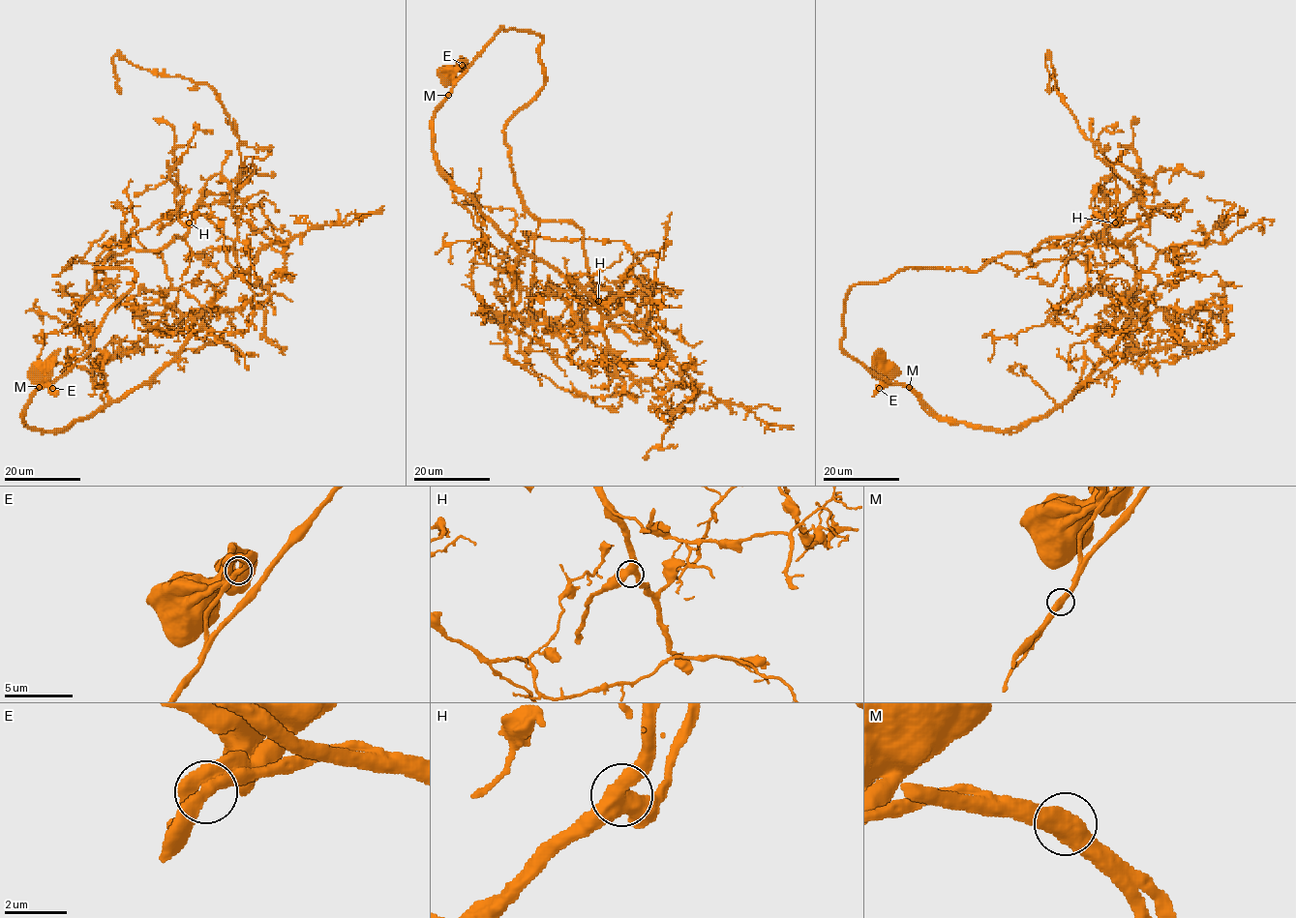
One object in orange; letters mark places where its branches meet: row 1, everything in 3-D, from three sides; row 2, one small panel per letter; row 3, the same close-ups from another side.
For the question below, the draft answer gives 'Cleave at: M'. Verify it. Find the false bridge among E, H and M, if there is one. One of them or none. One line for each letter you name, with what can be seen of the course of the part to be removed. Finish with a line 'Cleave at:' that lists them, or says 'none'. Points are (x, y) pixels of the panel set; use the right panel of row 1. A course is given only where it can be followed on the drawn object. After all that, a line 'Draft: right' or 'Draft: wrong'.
Cleave at: none
Draft: wrong

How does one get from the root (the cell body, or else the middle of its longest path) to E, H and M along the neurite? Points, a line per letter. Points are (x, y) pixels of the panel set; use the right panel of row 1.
E: (888, 370), (884, 383), (878, 388)
H: (888, 370), (886, 385), (895, 383), (841, 347), (853, 286), (909, 267), (980, 270), (1115, 222)
M: (888, 370), (886, 385), (900, 382), (909, 386)

